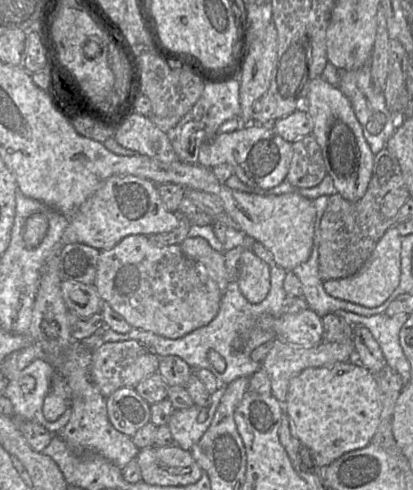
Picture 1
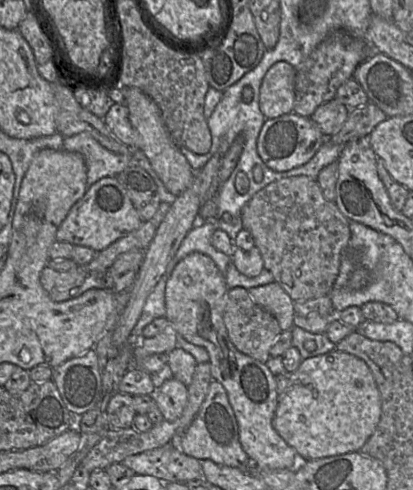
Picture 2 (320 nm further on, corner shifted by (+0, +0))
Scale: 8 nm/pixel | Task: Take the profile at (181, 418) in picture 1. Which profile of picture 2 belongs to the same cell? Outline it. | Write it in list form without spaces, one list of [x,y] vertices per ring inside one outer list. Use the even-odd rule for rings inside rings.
[[[172,378],[156,389],[153,397],[164,420],[172,422],[182,415],[187,405],[187,386]]]

